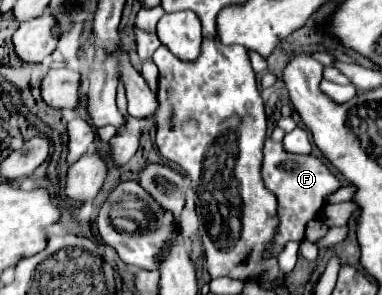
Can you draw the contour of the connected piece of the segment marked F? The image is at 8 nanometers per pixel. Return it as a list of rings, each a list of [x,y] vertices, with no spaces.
[[[266,139],[264,143],[264,163],[262,163],[262,177],[266,187],[278,197],[278,215],[280,227],[276,233],[276,241],[272,251],[278,255],[286,241],[300,243],[306,233],[306,225],[320,217],[326,199],[336,193],[342,183],[340,179],[324,165],[324,161],[316,155],[292,155],[284,151],[282,143]]]

